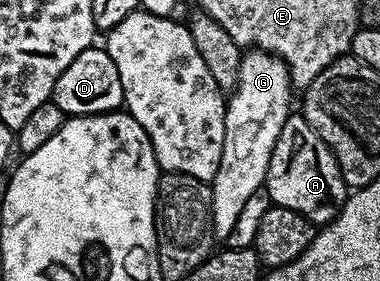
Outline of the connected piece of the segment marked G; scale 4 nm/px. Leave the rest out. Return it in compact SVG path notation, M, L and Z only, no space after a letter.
M249 51L242 56L239 83L228 94L225 106L223 155L219 159L219 171L215 171L211 182L214 238L229 238L231 227L235 227L247 199L264 186L275 139L279 139L283 123L291 116L289 89L289 68L278 57L260 51Z

